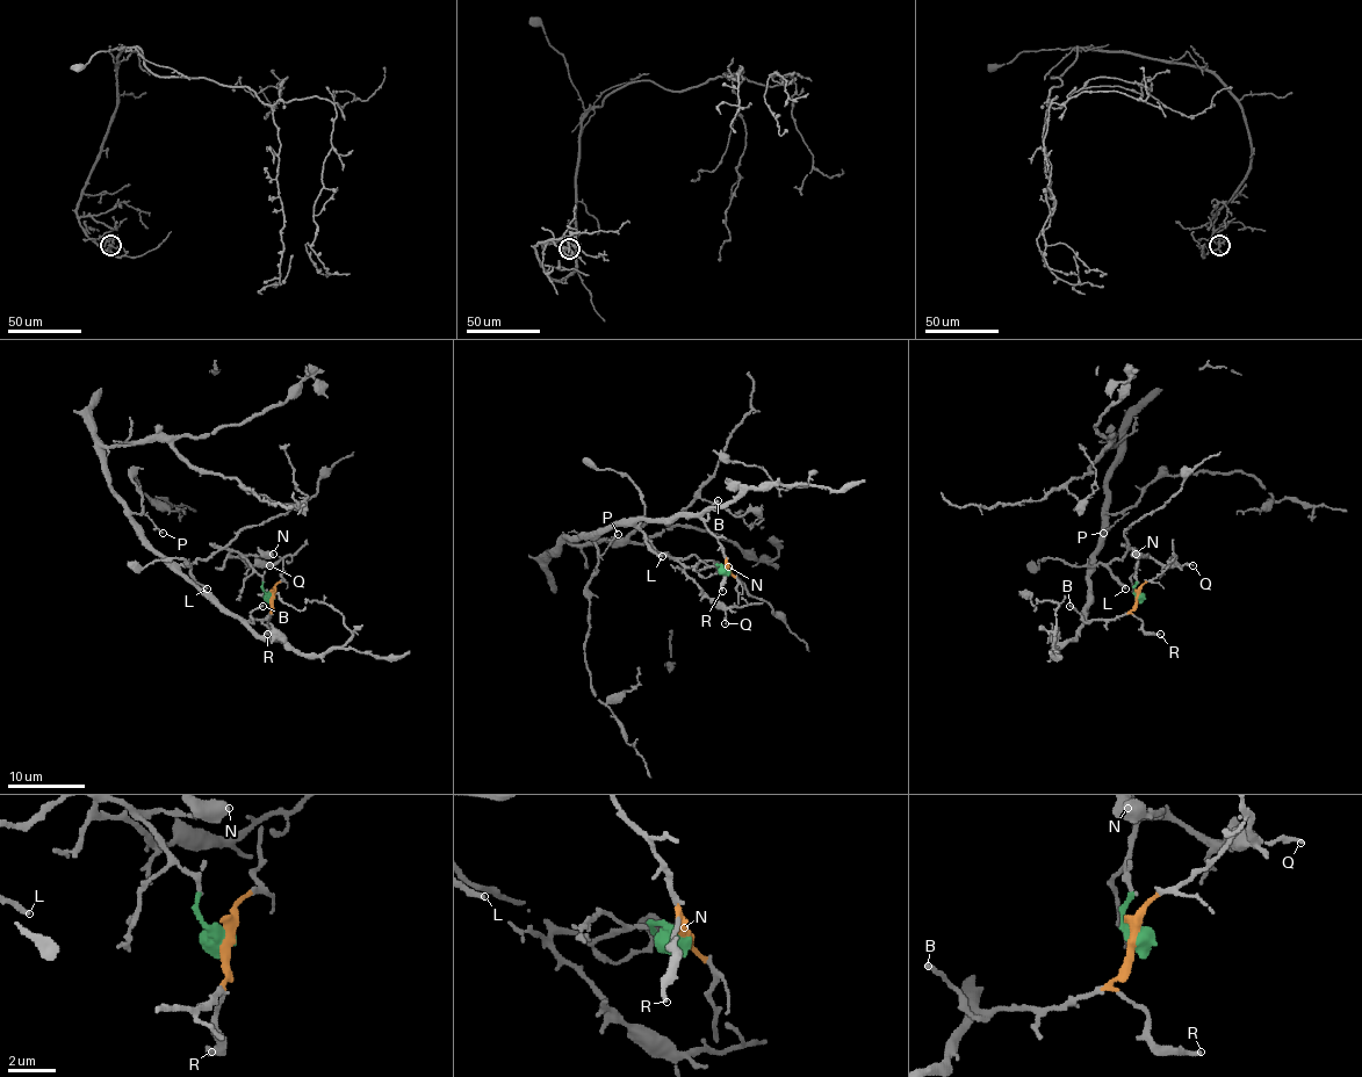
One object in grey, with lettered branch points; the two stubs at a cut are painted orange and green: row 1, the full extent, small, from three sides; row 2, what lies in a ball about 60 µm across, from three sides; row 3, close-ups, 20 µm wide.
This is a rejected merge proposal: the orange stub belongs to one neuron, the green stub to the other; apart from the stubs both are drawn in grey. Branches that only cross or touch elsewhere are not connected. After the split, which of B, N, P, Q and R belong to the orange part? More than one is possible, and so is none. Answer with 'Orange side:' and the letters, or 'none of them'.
Orange side: B, P, R

